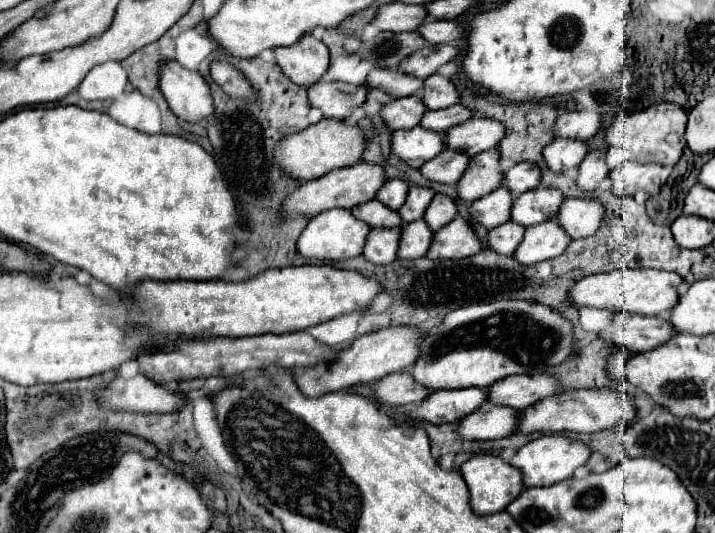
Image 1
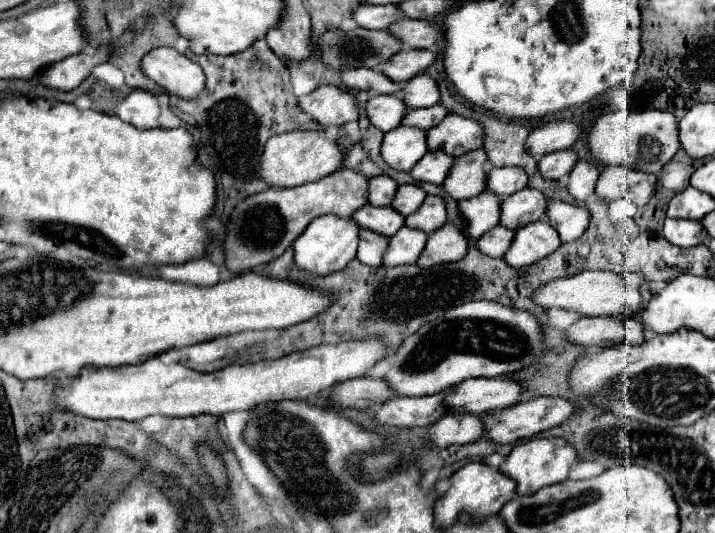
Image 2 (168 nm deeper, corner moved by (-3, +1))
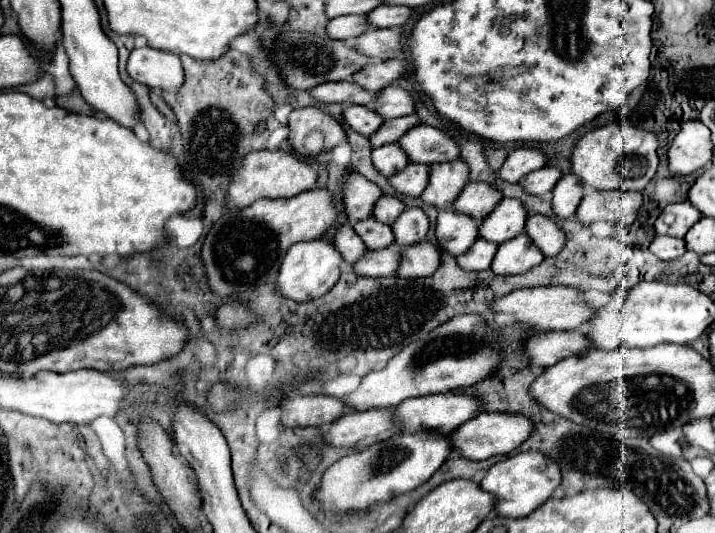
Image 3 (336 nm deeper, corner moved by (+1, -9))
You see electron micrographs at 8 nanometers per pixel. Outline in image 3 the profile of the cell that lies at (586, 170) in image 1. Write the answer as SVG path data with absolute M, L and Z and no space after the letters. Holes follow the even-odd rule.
M568 173L556 183L552 193L554 193L554 199L552 199L554 213L562 219L568 219L576 213L576 207L580 205L582 183L580 183L580 179L576 179L576 175Z

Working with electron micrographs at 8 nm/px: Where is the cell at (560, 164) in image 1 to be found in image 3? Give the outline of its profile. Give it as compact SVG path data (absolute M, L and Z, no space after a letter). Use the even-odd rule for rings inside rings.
M542 167L538 171L532 171L526 175L526 179L522 181L522 187L526 193L530 195L544 195L548 191L552 191L552 187L558 183L558 179L562 177L562 171L558 167Z

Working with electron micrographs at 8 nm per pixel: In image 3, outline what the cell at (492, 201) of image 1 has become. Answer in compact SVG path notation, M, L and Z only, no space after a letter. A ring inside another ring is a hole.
M444 209L438 215L436 221L436 237L444 251L452 255L460 255L472 247L472 243L478 239L476 235L476 219L468 219L468 215L460 215L460 211Z

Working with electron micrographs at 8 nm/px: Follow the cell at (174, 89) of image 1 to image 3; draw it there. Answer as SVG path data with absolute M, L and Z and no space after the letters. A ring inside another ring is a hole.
M152 47L134 49L130 53L128 75L150 89L158 87L162 91L174 91L184 85L184 69L180 57Z

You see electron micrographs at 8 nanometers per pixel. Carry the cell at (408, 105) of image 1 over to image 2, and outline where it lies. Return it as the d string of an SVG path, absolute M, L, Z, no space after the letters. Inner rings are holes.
M376 95L368 99L366 113L368 113L370 123L386 133L400 125L406 113L406 107L398 95Z

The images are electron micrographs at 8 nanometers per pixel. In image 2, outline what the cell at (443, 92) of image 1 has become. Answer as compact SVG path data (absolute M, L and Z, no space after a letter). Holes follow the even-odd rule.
M426 73L412 77L402 87L402 101L408 109L436 105L440 101L440 91L438 91L436 81L432 77L428 77Z

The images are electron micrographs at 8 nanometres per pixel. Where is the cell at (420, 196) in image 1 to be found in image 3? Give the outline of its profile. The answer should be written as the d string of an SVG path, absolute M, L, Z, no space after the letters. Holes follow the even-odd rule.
M382 195L382 197L378 199L372 215L374 215L374 219L378 219L378 221L382 221L382 223L392 225L392 223L400 217L400 213L402 213L404 209L406 209L406 205L404 205L398 197Z

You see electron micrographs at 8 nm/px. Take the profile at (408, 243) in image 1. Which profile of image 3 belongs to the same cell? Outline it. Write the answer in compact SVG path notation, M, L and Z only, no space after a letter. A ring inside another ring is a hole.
M394 243L392 247L378 249L378 251L368 251L352 269L358 275L368 275L368 277L392 277L396 275L396 267L400 265L400 255L404 247Z

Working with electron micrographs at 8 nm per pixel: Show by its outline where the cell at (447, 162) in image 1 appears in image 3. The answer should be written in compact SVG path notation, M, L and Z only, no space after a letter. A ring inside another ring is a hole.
M410 163L404 171L388 177L388 181L398 193L410 195L410 197L420 197L424 187L428 185L428 165Z

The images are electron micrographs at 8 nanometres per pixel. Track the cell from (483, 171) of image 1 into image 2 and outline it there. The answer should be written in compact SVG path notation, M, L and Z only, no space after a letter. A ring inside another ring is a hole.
M484 149L468 151L460 157L454 157L452 169L448 171L442 189L456 201L460 199L470 199L476 197L484 191Z

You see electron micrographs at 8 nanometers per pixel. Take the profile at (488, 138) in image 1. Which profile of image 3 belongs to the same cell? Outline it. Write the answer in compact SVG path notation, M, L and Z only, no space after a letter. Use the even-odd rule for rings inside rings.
M424 123L412 127L412 131L408 131L398 143L412 163L432 165L460 157L460 149L448 133Z

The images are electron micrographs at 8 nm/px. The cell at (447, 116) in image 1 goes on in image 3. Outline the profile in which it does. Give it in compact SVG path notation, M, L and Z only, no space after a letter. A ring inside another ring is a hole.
M414 113L414 115L408 115L408 117L398 117L398 119L388 119L384 121L384 125L376 131L376 135L370 137L370 143L372 147L380 147L380 145L386 145L386 143L396 143L406 131L410 131L412 127L420 125L420 117Z

